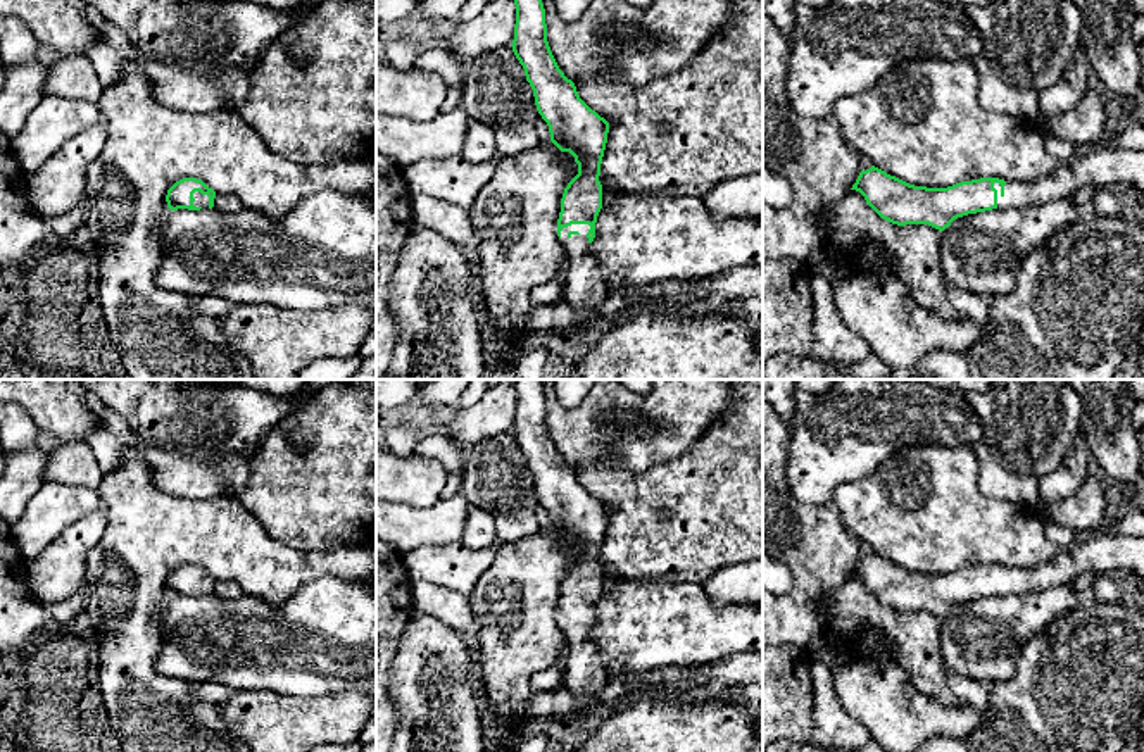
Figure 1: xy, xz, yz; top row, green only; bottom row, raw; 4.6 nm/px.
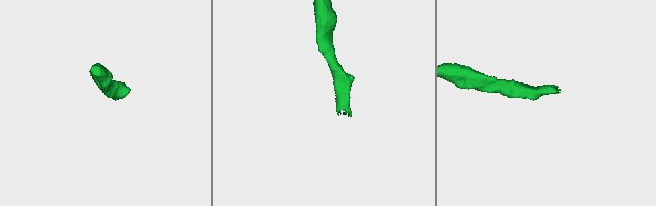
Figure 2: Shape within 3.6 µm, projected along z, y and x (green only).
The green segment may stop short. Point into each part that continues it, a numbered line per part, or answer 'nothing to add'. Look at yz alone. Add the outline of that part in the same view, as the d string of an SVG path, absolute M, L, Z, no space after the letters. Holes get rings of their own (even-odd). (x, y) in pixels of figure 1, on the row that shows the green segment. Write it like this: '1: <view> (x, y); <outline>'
1: yz (1096, 168); M1118 145L1089 148L1066 162L1056 162L1053 172L1035 183L994 183L997 209L1018 209L1039 202L1072 198L1078 188L1132 185L1144 191L1144 150L1127 150Z

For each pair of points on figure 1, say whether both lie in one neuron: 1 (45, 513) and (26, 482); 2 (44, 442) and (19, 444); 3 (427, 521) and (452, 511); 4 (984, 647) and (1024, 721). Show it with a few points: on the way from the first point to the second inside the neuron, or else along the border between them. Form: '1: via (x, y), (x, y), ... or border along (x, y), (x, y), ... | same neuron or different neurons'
1: border along (45, 480), (18, 520) | different neurons
2: via (38, 444), (25, 444) | same neuron
3: via (433, 521), (446, 518) | same neuron
4: border along (1018, 658), (1017, 670), (1010, 678), (989, 683) | different neurons

